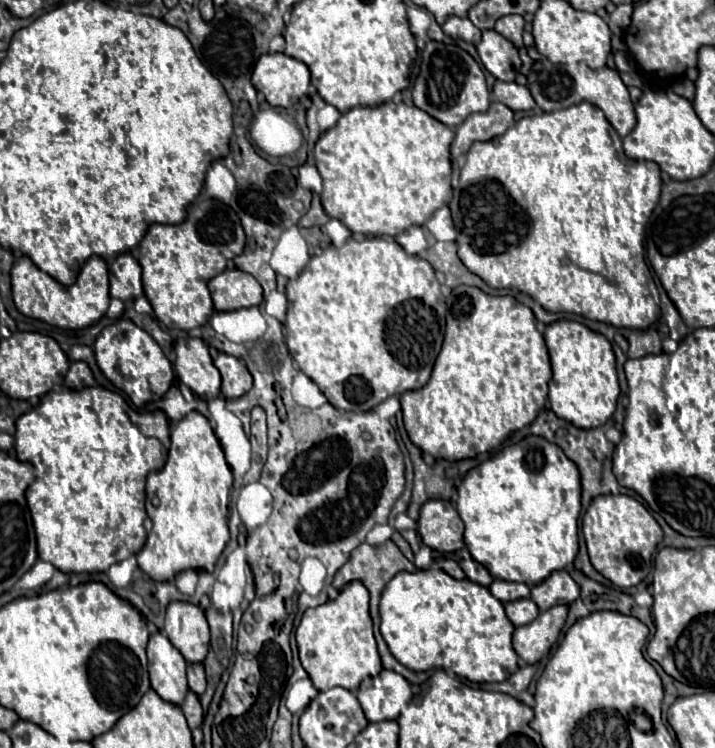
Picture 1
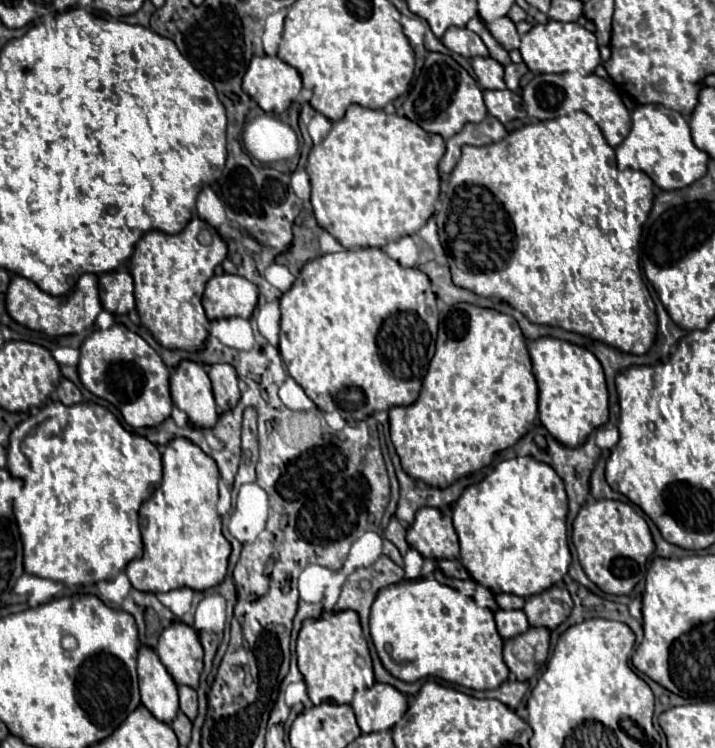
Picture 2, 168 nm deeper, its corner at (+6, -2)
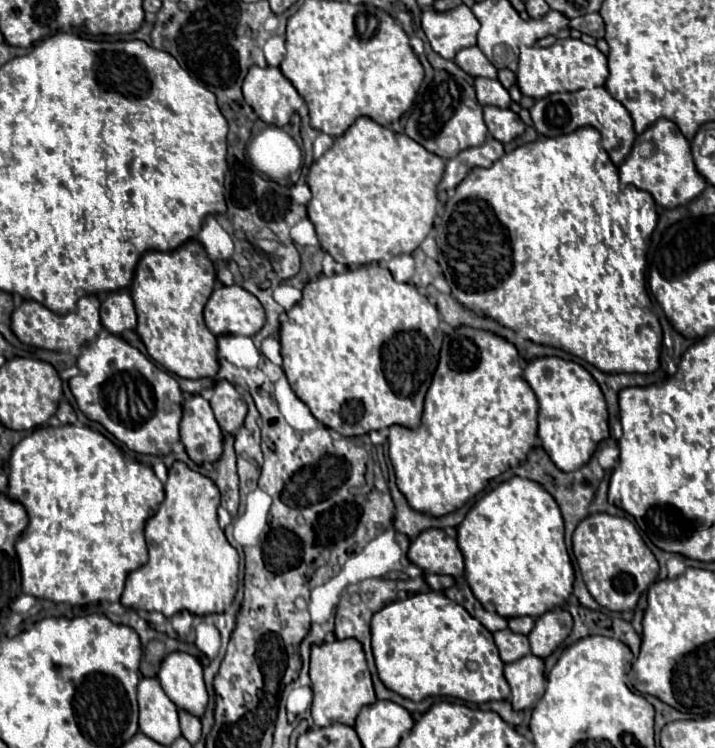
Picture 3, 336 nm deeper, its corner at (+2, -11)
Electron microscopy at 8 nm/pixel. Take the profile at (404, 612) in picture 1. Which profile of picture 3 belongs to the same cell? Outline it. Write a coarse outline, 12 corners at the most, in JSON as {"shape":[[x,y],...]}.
{"shape":[[437,591],[371,619],[383,685],[405,699],[503,701],[487,631]]}

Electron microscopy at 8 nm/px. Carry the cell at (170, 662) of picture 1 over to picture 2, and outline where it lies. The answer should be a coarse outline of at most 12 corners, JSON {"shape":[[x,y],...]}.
{"shape":[[139,648],[143,706],[157,720],[179,712],[177,684],[155,650]]}

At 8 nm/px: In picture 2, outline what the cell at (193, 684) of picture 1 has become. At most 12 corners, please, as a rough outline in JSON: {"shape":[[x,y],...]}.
{"shape":[[179,686],[179,708],[191,720],[197,716],[197,692]]}

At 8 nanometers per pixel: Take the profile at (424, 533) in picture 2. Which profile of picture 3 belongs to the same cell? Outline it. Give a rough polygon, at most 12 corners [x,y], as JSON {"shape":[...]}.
{"shape":[[423,531],[407,557],[425,573],[463,575],[457,541]]}

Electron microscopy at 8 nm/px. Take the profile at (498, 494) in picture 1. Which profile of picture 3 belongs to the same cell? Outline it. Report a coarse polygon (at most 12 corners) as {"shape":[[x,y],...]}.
{"shape":[[513,477],[457,529],[473,595],[505,619],[573,591],[555,499]]}

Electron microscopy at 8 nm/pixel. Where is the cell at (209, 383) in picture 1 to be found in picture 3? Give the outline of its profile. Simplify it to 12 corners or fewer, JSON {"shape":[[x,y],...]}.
{"shape":[[201,395],[183,403],[181,443],[197,463],[215,463],[223,433]]}

